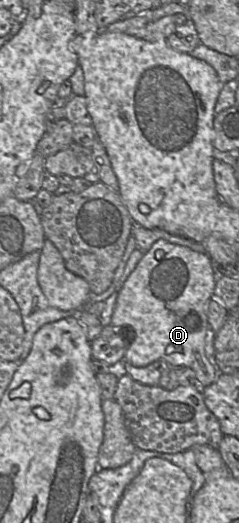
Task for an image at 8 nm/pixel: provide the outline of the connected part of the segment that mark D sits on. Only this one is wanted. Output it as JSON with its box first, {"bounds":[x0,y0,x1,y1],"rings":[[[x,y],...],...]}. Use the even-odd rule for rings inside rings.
{"bounds":[111,240,220,386],"rings":[[[157,240],[124,283],[111,317],[112,326],[124,328],[130,334],[124,361],[135,367],[144,367],[164,360],[171,367],[191,368],[204,386],[213,383],[220,371],[213,356],[207,357],[205,337],[209,327],[208,304],[215,286],[212,261],[206,253]]]}

